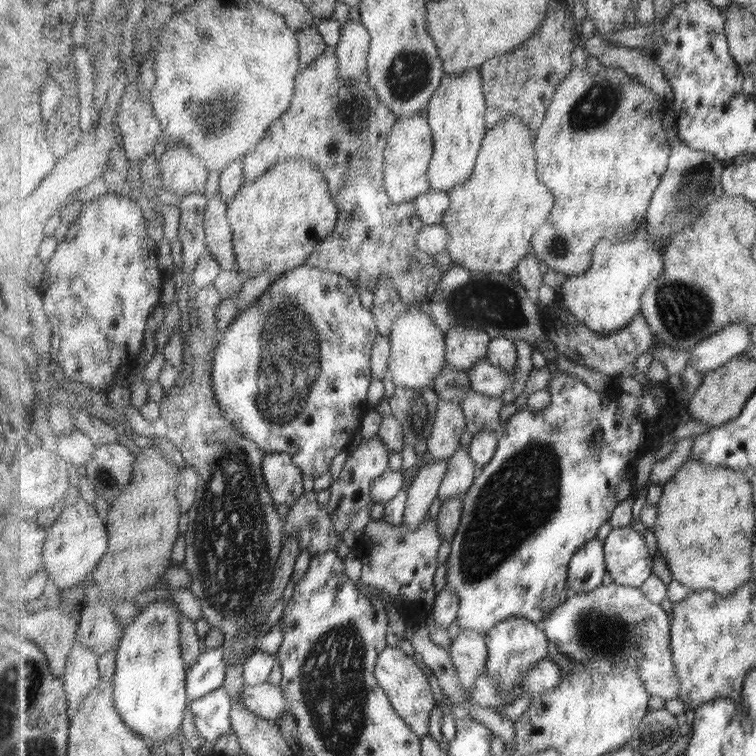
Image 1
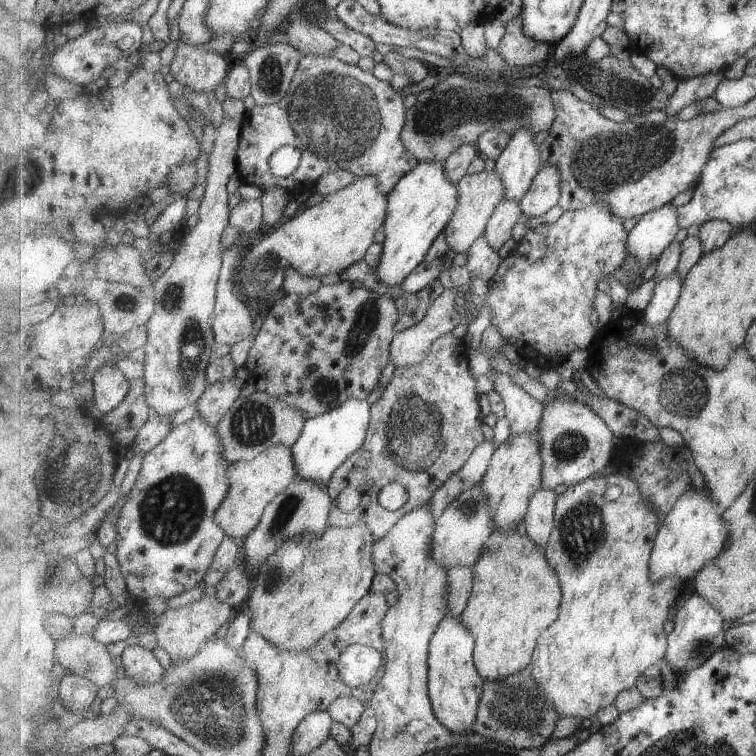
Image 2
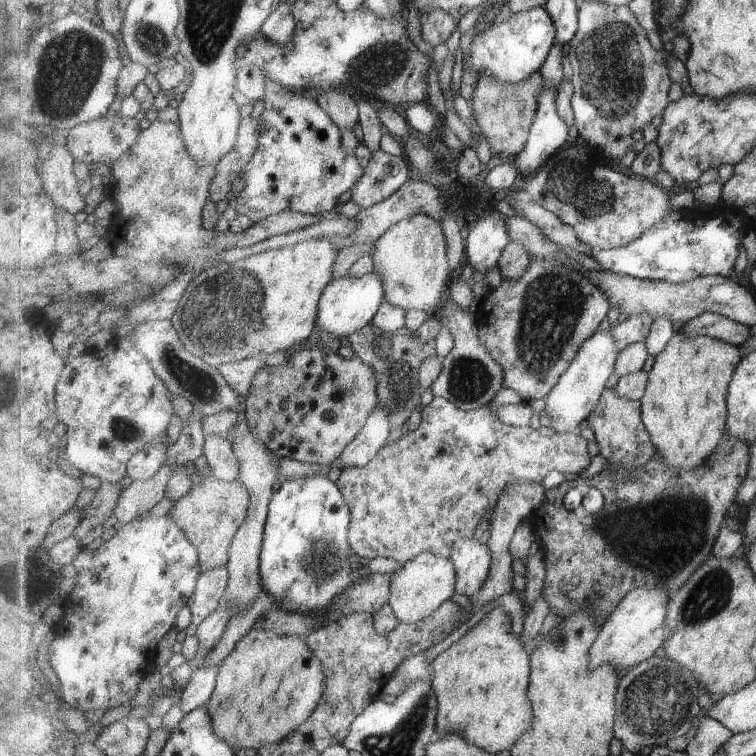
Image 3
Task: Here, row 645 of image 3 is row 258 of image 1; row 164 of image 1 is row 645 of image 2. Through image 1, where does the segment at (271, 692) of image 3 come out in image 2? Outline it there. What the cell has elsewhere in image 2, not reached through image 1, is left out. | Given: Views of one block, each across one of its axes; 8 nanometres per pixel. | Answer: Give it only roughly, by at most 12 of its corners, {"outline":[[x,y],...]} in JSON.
{"outline":[[366,524],[285,541],[252,632],[311,651],[372,590]]}

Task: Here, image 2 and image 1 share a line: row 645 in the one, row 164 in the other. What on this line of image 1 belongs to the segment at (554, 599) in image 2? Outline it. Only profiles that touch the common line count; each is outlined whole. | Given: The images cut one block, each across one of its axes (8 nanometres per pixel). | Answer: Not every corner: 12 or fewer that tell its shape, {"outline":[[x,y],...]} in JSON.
{"outline":[[519,115],[450,192],[445,253],[515,275],[555,196]]}

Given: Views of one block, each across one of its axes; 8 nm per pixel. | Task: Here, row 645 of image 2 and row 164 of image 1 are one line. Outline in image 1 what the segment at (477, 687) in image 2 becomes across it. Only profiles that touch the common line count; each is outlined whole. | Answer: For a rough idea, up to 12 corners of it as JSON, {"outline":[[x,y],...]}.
{"outline":[[479,68],[445,73],[425,110],[431,190],[469,180],[488,131]]}

